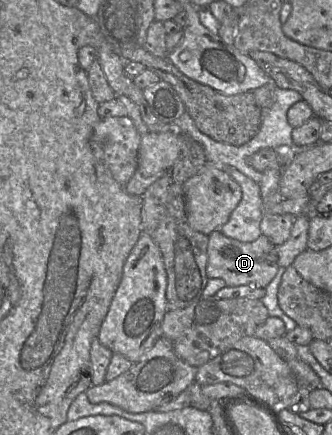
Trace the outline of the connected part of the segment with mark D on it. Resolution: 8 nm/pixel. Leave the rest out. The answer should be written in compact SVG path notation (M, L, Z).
M220 230L208 235L206 275L208 278L220 278L227 286L251 285L265 288L278 271L276 258L272 255L274 245L271 240L260 235L252 242L240 242L223 235Z

